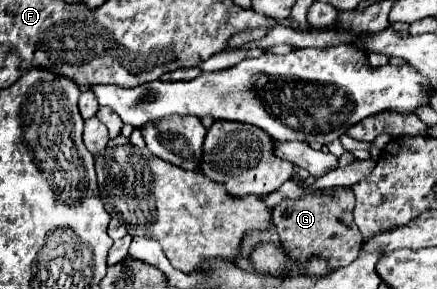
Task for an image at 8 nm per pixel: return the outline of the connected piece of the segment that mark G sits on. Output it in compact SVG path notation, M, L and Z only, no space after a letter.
M337 187L335 197L305 195L301 199L287 199L273 207L273 223L281 237L283 247L293 261L309 261L309 257L329 257L333 271L357 259L363 239L353 221L355 197L349 187Z

